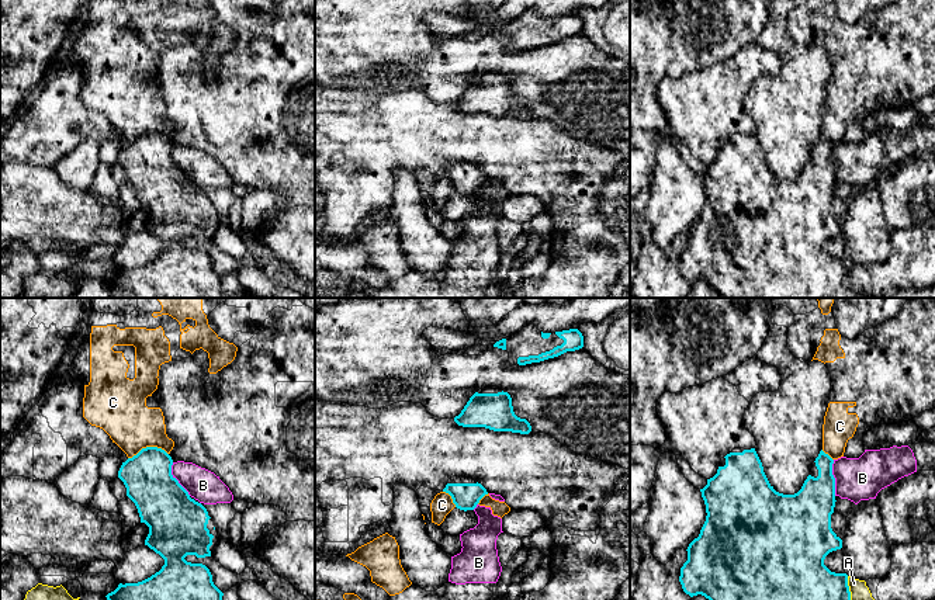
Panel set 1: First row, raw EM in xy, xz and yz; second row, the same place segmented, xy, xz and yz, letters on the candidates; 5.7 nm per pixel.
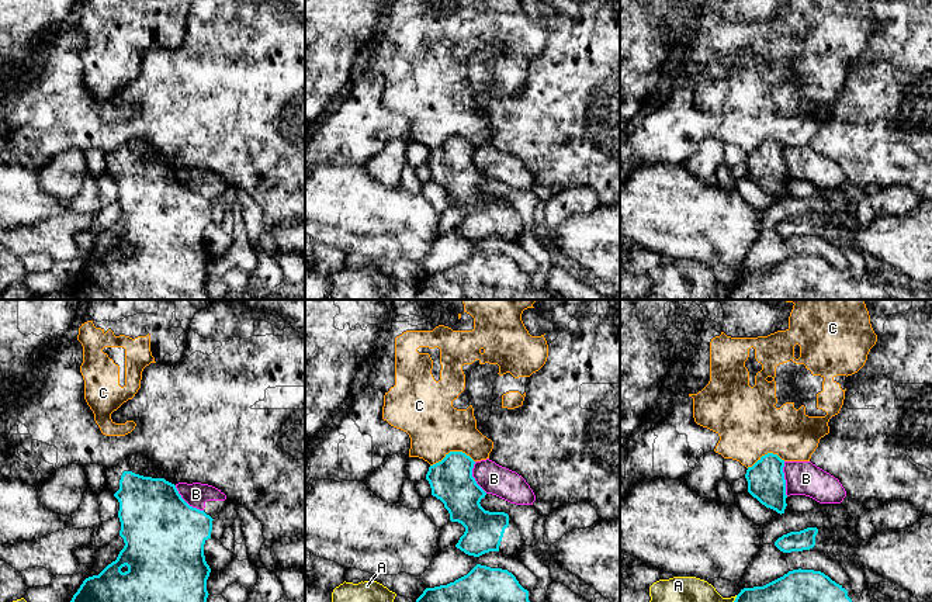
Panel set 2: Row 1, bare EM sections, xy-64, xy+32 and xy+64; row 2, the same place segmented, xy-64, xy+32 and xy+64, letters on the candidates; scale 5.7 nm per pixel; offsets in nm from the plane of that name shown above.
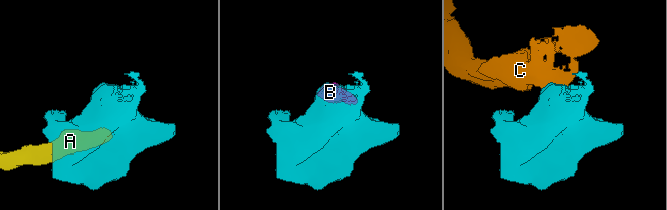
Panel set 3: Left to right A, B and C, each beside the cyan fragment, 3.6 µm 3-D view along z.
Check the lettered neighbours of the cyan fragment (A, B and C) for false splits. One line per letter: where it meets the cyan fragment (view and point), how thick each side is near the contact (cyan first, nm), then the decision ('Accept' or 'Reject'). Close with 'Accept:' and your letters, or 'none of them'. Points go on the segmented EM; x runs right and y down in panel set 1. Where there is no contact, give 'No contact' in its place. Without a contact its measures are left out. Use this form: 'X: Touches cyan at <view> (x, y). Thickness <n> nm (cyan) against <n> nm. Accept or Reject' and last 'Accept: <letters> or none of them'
A: Touches cyan at yz (848, 588). Thickness 260 nm (cyan) against 100 nm. Reject
B: Touches cyan at yz (834, 478). Thickness 260 nm (cyan) against 240 nm. Reject
C: Touches cyan at xy (148, 447). Thickness 280 nm (cyan) against 280 nm. Reject
Accept: none of them

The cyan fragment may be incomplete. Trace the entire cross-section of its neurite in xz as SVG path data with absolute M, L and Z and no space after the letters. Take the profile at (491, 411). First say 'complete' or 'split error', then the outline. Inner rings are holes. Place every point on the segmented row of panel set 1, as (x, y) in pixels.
split error | M496 386L477 391L454 422L463 427L485 427L494 431L531 431L530 423L515 415L510 395Z

